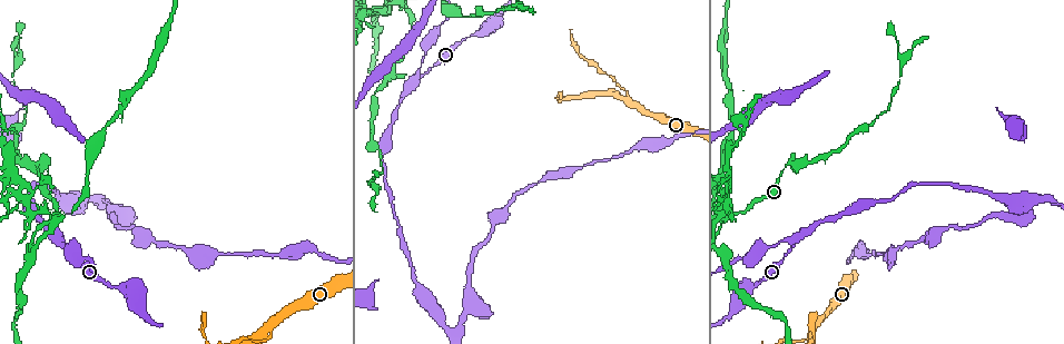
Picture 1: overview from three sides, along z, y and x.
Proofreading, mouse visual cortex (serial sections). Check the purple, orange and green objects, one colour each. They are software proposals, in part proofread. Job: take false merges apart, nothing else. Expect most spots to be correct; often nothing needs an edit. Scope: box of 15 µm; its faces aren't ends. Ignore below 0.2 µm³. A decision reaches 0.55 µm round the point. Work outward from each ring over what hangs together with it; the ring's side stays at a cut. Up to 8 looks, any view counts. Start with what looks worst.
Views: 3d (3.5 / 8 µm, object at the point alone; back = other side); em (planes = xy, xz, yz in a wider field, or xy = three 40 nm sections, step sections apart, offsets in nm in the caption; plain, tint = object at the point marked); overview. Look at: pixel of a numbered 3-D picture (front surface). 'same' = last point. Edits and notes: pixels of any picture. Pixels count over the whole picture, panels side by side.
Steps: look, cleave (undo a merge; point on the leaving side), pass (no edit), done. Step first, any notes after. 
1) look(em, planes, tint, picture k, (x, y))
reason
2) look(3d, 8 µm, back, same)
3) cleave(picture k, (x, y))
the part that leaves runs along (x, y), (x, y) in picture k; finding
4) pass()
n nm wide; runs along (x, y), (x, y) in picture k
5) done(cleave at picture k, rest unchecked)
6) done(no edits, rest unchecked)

look(3d, 3.5 µm, picture 1, (26, 204))
arms part here

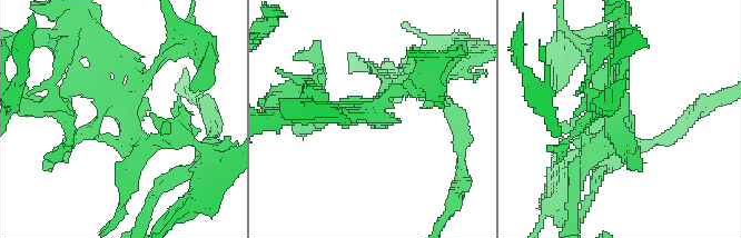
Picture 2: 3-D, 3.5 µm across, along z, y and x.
look(em, planes, plain, picture 2, (127, 118))

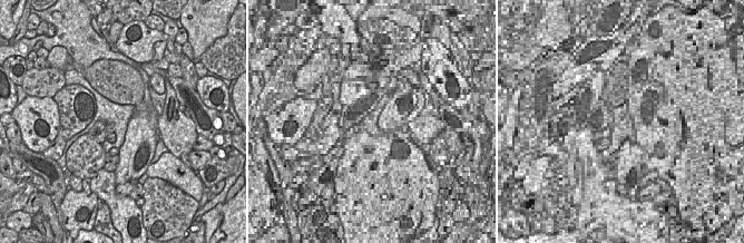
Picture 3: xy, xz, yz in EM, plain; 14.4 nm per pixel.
look(em, planes, tint, same)
where the object lies

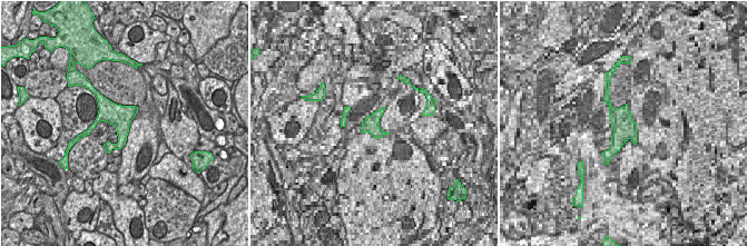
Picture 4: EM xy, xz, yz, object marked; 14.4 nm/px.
pass()
runs along (173, 137), (142, 144), (77, 66) in picture 2; continuous, no second cell

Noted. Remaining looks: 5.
look(3d, 3.5 µm, picture 1, (790, 244))
side arm on a straight run

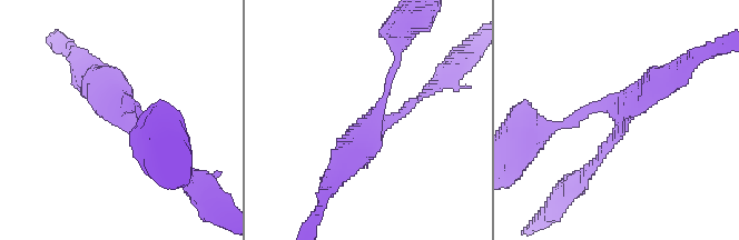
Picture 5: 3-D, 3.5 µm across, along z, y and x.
look(em, xy, step 5, tint, picture 5, (366, 122))
3 arms; arms of 150, 150, 400 nm; need the tissue

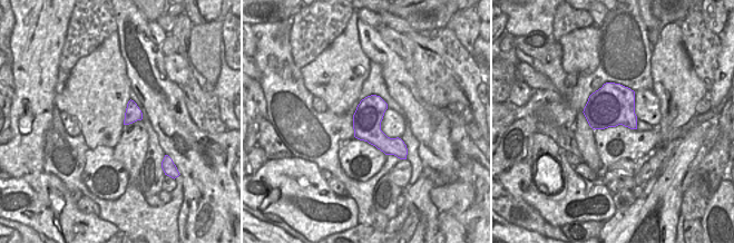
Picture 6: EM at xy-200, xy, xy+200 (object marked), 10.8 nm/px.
pass()
runs along (170, 162), (89, 78) in picture 5; continuous, no second cell

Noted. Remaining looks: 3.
look(3d, 8 µm, picture 1, (625, 100))
arms run side by side

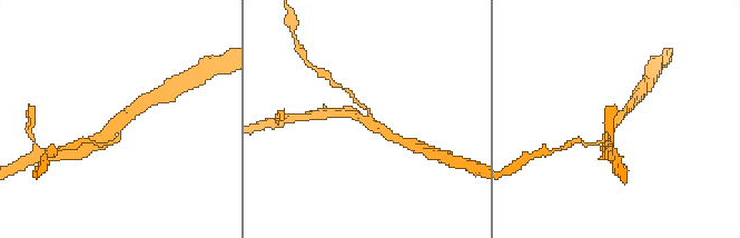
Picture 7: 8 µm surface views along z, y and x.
look(em, xy, step 1, tint, picture 7, (614, 125))
need the tissue

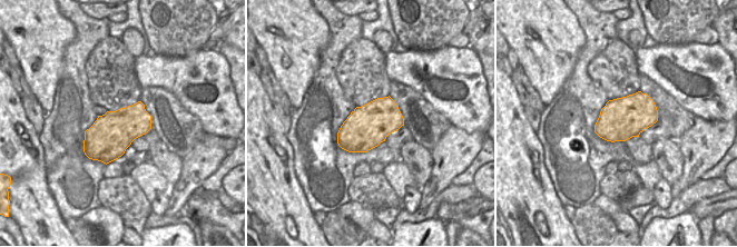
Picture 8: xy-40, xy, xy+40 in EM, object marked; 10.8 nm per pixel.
pass()
arms of 150, 250, 250 nm; runs along (139, 107), (91, 144) in picture 7; one cell here

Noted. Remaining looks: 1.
done(no edits, rest unchecked)

